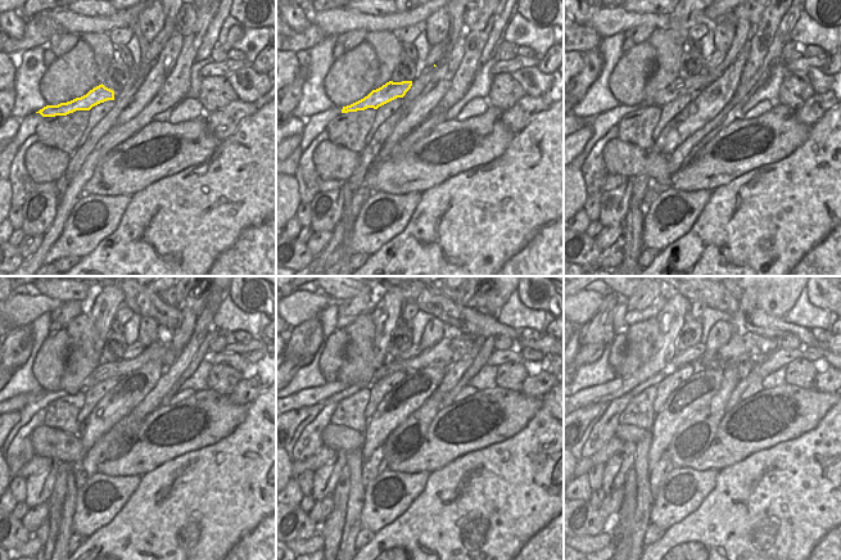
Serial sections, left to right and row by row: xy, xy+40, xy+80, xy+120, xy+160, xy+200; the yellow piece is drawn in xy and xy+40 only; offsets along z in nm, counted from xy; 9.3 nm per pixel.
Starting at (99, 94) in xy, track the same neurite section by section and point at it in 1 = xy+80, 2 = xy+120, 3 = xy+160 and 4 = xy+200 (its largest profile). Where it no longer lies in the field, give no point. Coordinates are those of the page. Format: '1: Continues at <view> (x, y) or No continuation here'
1: Continues at xy+80 (678, 87)
2: Continues at xy+120 (163, 352)
3: Continues at xy+160 (448, 351)
4: Continues at xy+200 (738, 350)

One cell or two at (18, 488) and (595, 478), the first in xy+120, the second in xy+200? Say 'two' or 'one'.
one

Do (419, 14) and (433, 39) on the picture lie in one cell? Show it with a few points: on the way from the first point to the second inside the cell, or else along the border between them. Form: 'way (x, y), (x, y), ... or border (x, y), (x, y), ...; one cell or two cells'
border (433, 13), (424, 21); two cells

